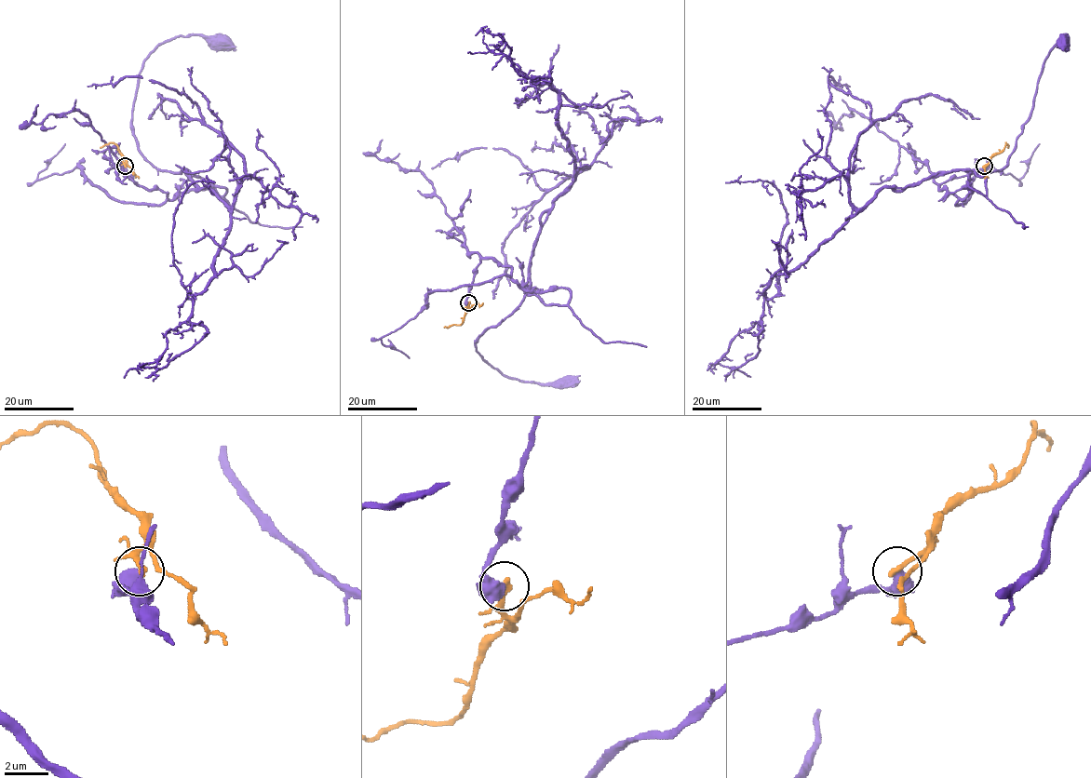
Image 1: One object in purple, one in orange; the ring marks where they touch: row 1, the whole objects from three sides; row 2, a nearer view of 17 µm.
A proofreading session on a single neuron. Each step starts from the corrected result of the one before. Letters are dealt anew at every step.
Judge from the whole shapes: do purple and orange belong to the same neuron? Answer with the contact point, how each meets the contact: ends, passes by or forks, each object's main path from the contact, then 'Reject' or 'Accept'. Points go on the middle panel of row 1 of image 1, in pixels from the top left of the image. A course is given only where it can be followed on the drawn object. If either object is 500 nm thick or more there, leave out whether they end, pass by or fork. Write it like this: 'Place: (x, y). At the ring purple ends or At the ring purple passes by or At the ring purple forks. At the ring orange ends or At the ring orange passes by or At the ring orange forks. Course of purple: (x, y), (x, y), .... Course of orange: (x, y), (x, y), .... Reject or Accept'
Place: (468, 302). Course of purple: (468, 303), (482, 258), (523, 288), (566, 288), (564, 305), (526, 293), (476, 342), (503, 375), (564, 382). Course of orange: (468, 303), (469, 309), (462, 324), (444, 328). Reject

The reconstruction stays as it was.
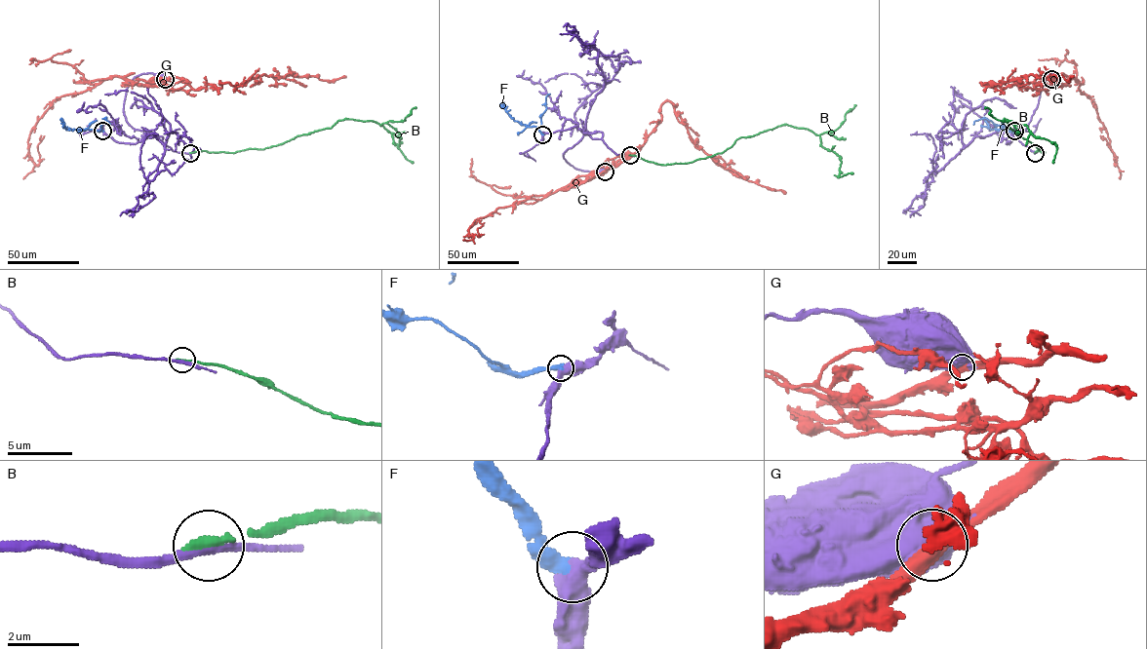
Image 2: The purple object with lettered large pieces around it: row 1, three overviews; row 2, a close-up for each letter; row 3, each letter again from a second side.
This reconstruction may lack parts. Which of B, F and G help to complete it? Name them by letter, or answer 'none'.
F

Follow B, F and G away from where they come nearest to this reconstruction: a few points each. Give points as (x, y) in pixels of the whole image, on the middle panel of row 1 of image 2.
B: (630, 155), (658, 164), (690, 163), (787, 125), (818, 134), (821, 145), (840, 157), (838, 177), (852, 173)
F: (542, 134), (537, 127), (515, 121), (500, 103)
G: (605, 171), (640, 148), (660, 121), (660, 105), (669, 100), (690, 136), (716, 163), (786, 193)

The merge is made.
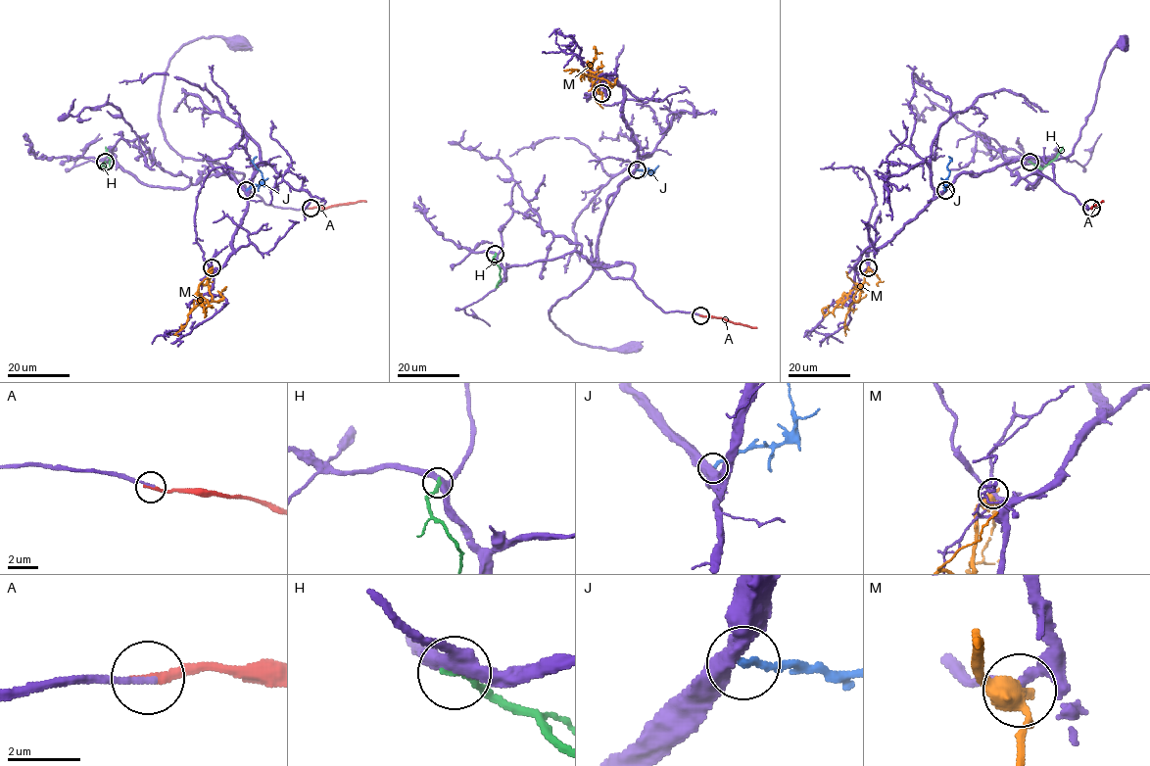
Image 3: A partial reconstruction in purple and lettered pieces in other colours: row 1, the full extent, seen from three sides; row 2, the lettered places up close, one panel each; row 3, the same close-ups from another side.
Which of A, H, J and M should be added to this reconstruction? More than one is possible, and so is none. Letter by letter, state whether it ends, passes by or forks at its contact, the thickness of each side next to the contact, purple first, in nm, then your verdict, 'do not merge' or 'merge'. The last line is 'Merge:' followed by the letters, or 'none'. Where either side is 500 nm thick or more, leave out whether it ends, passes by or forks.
A: it ends there; 140 nm thick on the purple side, 240 nm on the other; merge
H: it ends there; 380 nm thick on the purple side, 200 nm on the other; do not merge
J: 550 nm thick on the purple side, 220 nm on the other; do not merge
M: it passes by; 200 nm thick on the purple side, 440 nm on the other; do not merge
Merge: A

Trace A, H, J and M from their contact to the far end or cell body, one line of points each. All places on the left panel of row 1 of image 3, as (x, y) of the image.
A: (311, 208), (365, 202)
H: (105, 162), (103, 165), (107, 168), (110, 167), (105, 147)
J: (246, 190), (263, 182), (262, 172), (252, 162), (257, 157)
M: (212, 267), (208, 276), (212, 300), (198, 305), (188, 314), (186, 323), (175, 333), (178, 336)

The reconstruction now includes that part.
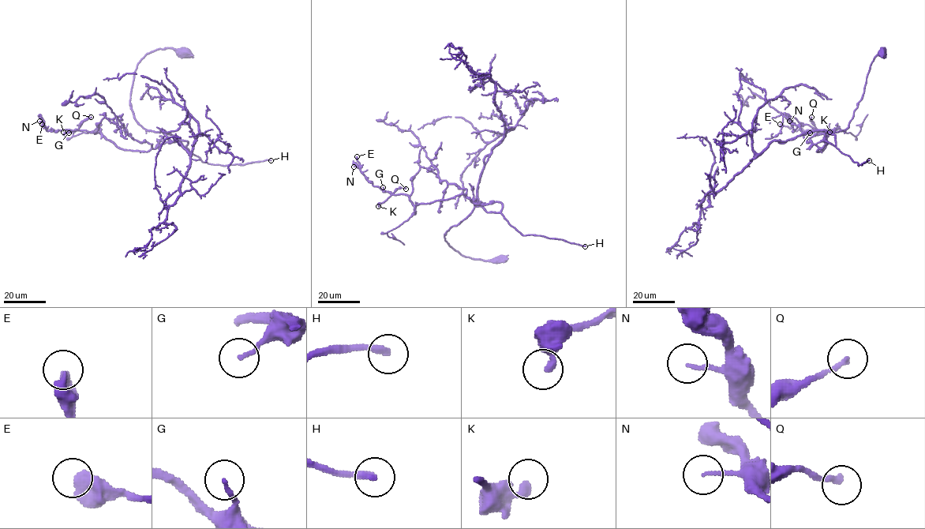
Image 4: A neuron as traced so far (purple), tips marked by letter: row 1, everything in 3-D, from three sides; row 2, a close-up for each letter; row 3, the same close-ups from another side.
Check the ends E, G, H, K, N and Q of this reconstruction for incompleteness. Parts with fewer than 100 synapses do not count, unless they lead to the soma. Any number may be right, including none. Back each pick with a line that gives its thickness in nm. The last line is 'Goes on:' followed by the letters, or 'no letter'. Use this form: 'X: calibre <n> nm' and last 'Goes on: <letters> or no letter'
Goes on: no letter

